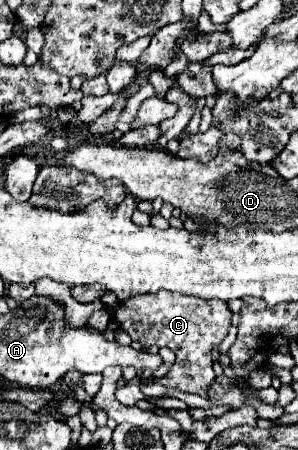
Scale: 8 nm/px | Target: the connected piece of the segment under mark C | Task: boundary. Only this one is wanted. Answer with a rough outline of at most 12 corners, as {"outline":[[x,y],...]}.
{"outline":[[160,290],[114,308],[132,341],[176,354],[154,382],[206,396],[226,302]]}

